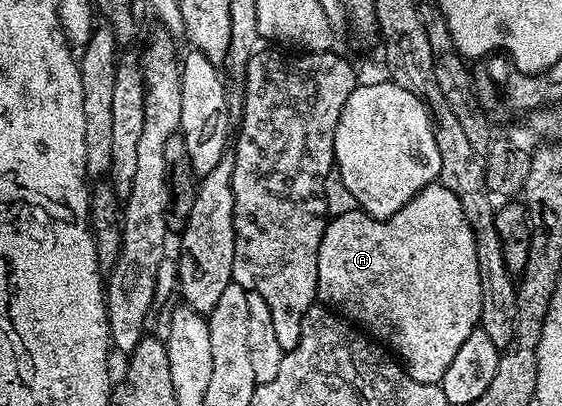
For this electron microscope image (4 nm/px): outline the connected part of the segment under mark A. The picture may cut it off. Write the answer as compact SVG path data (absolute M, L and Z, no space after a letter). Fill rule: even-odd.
M434 183L423 189L417 197L411 198L401 210L390 215L388 219L375 219L358 209L332 218L321 237L317 253L317 289L320 304L334 309L344 319L362 328L370 338L390 348L402 363L403 370L409 377L413 377L413 381L442 384L445 369L449 369L457 349L461 349L465 337L469 337L469 333L473 333L479 327L481 313L481 281L477 278L477 249L473 241L473 229L465 217L465 209L461 209L461 201L451 190L445 189L440 183Z

